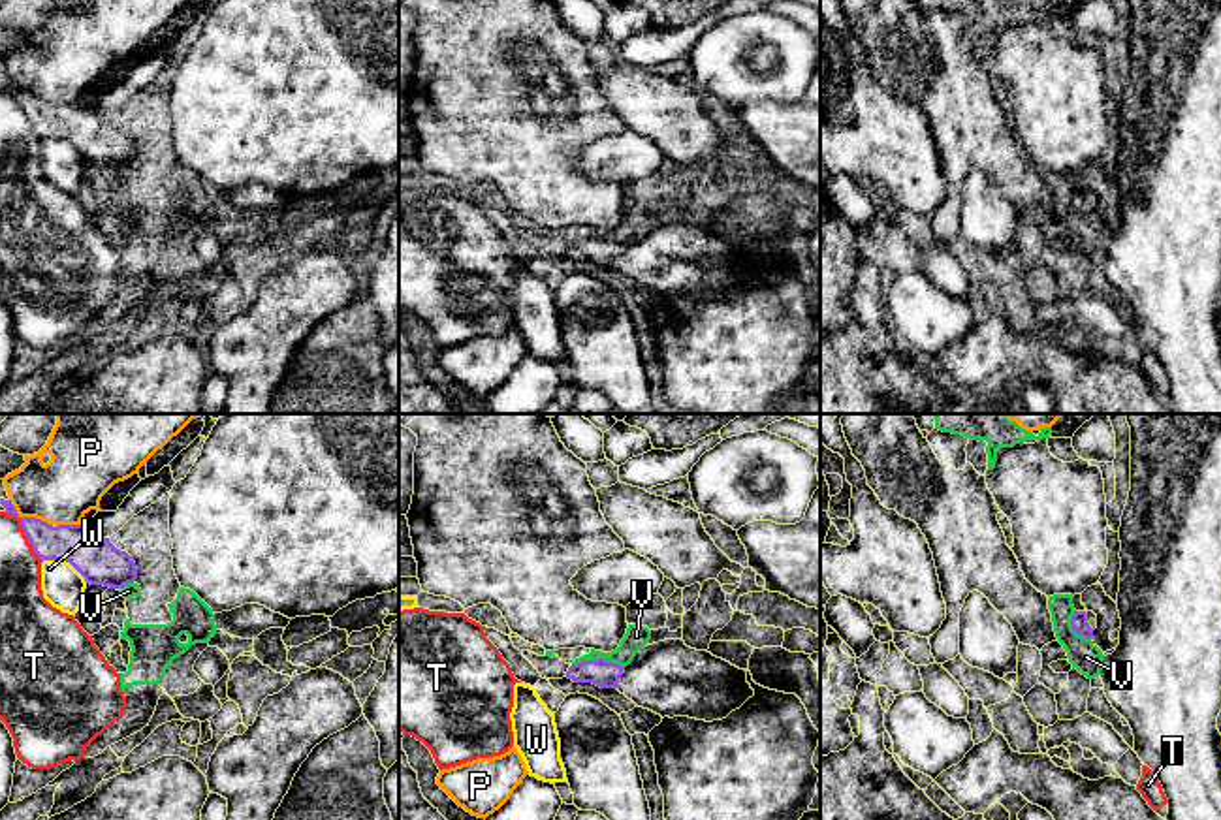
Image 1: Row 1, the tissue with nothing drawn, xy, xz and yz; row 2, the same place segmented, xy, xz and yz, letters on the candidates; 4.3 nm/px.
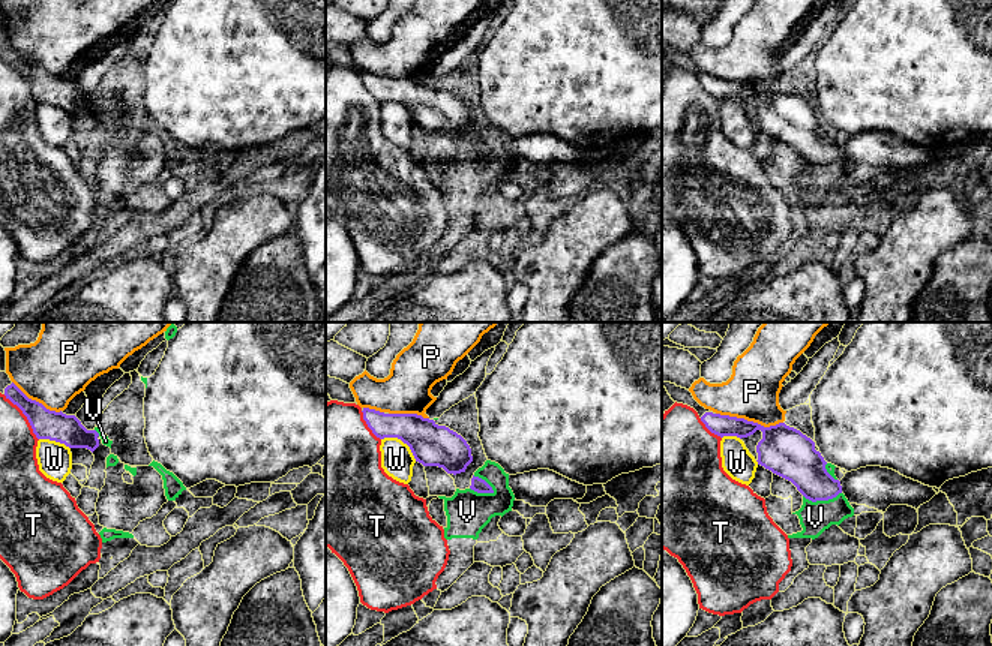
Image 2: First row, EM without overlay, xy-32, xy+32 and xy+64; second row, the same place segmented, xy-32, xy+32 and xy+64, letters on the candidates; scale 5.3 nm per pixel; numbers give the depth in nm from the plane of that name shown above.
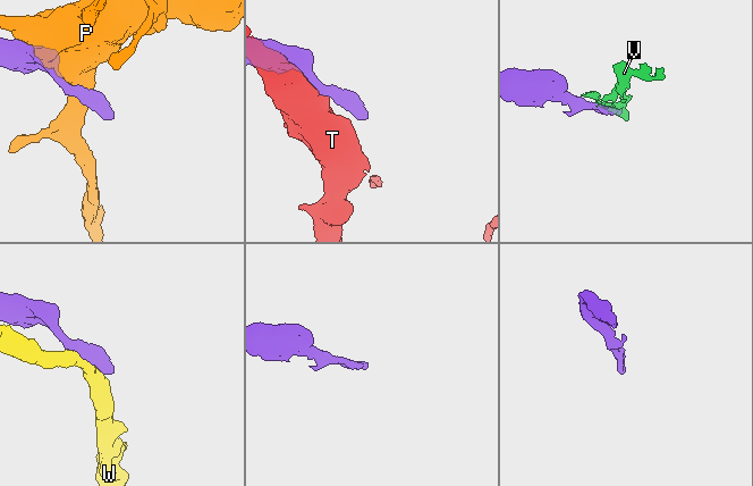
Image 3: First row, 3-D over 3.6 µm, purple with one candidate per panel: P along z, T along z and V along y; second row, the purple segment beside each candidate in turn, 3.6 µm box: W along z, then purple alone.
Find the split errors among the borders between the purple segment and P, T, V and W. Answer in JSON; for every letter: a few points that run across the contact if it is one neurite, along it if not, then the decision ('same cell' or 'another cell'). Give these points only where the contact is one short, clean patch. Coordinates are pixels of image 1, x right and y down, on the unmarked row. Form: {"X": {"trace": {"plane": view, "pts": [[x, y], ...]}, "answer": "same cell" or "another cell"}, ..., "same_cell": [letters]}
{"P": {"answer": "another cell"}, "T": {"answer": "another cell"}, "V": {"answer": "same cell"}, "W": {"trace": {"plane": "xy", "pts": [[42, 140], [66, 140], [87, 160]]}, "answer": "another cell"}, "same_cell": ["V"]}

